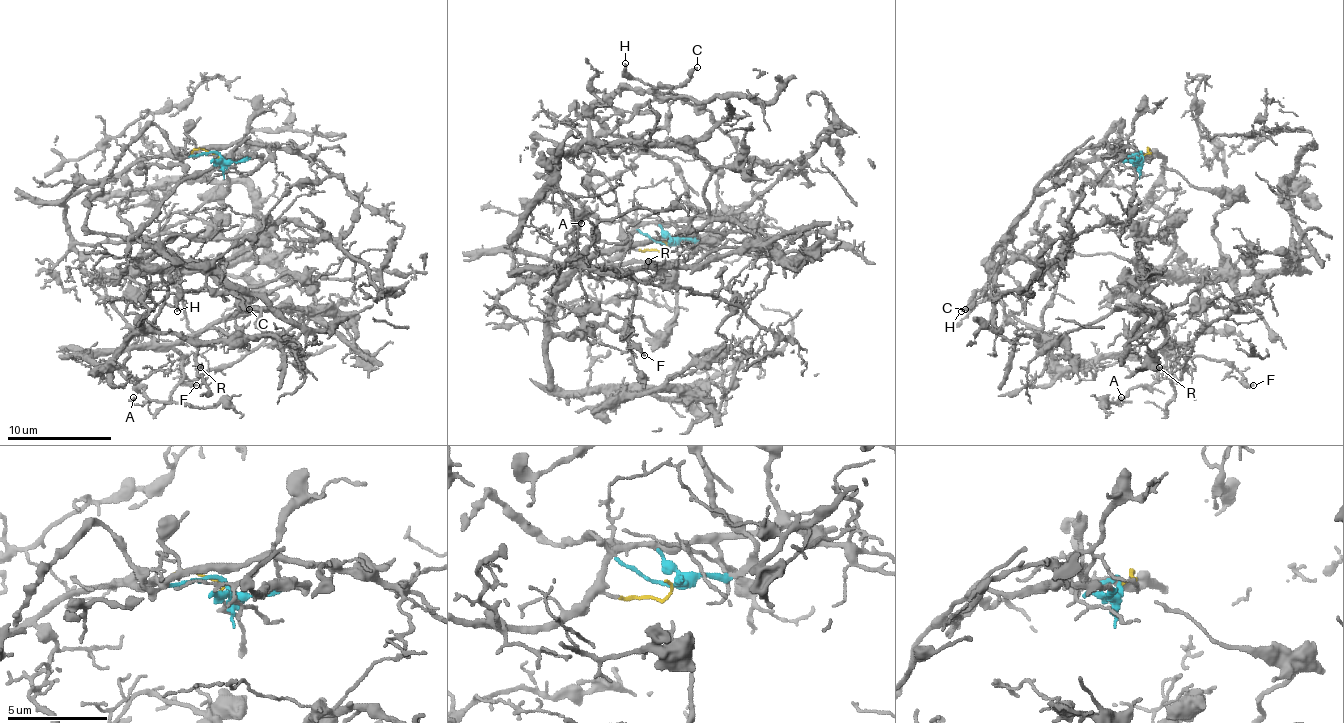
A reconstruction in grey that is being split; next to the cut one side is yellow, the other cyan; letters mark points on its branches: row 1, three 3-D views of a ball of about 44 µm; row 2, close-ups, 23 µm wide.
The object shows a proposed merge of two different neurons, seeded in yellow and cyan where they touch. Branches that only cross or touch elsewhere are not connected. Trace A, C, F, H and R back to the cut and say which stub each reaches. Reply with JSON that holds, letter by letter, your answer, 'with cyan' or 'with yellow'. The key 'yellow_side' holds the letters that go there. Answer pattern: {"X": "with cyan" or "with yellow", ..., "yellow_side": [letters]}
{"A": "with yellow", "C": "with cyan", "F": "with yellow", "H": "with cyan", "R": "with yellow", "yellow_side": ["A", "F", "R"]}

